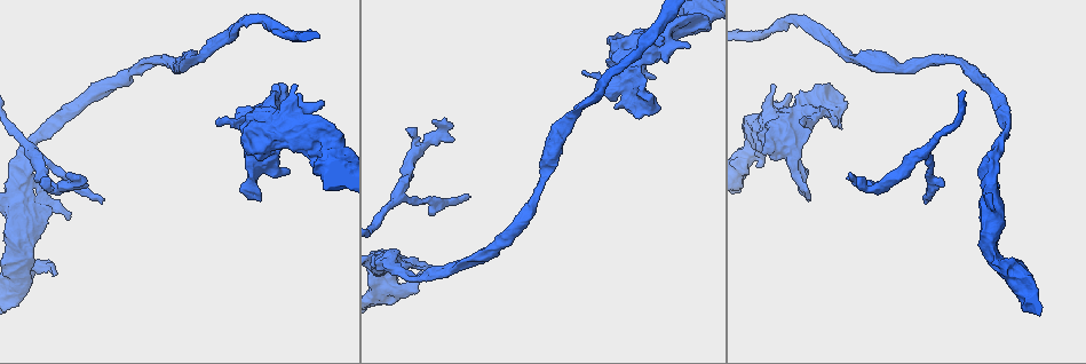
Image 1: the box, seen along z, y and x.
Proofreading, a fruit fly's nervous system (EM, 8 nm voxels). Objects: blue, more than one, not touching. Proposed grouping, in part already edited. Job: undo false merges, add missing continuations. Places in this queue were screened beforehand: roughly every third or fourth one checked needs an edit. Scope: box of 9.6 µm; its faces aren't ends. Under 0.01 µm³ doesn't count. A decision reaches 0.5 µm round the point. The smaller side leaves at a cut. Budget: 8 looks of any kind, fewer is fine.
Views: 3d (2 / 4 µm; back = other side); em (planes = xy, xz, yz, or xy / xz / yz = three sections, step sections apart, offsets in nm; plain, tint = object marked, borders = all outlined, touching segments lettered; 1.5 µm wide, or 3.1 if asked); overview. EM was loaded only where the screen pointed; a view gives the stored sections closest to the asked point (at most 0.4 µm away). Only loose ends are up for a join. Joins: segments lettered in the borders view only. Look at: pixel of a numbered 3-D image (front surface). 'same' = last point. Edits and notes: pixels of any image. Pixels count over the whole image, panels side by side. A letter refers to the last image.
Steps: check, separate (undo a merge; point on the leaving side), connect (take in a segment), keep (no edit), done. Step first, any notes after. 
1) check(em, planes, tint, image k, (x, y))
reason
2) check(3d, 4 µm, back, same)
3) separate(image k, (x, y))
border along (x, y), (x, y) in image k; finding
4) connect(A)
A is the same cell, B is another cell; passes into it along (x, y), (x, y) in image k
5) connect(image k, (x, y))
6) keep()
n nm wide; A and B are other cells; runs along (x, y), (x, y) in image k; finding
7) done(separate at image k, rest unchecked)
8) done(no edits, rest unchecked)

check(em, planes, tint, image 1, (218, 123))
branch stops here

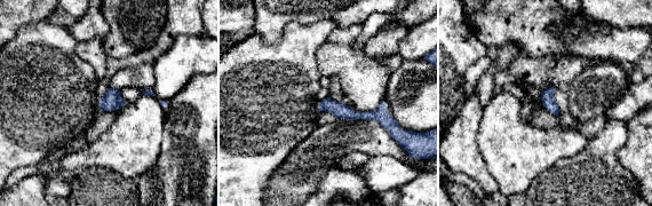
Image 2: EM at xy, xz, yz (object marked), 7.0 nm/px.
check(em, planes, borders, same)
see the neighbours

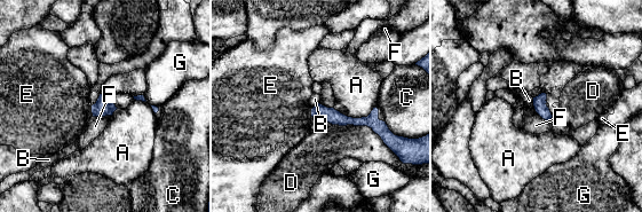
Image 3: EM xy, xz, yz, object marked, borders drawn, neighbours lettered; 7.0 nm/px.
keep()
A, B, C, D, E, F and G are other cells; no lettered segment goes on from it

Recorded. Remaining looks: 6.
check(3d, 4 µm, image 1, (257, 200))
an open end

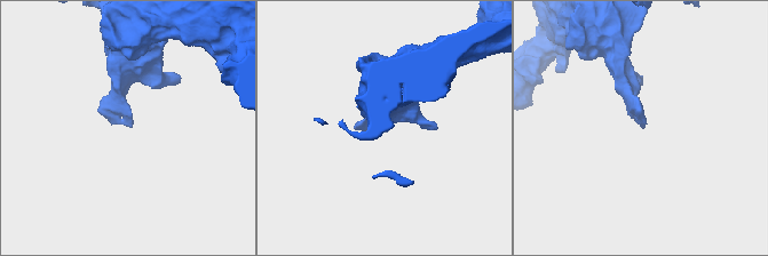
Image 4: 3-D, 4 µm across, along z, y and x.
check(em, planes, borders, image 4, (131, 127))

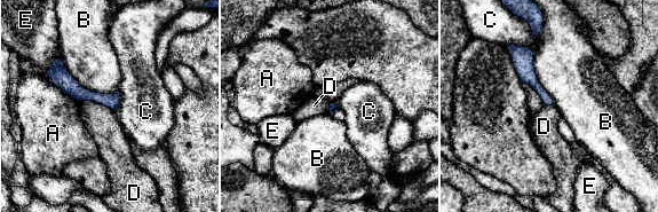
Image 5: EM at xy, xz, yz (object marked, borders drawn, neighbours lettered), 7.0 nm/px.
keep()
A, B, C, D and E are other cells; no lettered segment goes on from it

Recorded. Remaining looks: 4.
check(em, planes, borders, image 1, (411, 129))
branch stops here

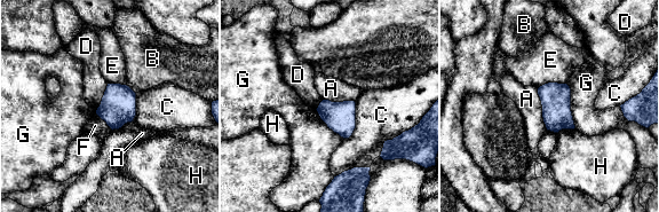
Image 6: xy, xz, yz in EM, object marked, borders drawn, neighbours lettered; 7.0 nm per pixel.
keep()
220 nm wide; A, B, C, D, E, F, G and H are other cells; none of them fits

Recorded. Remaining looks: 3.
done(no edits, rest unchecked)

